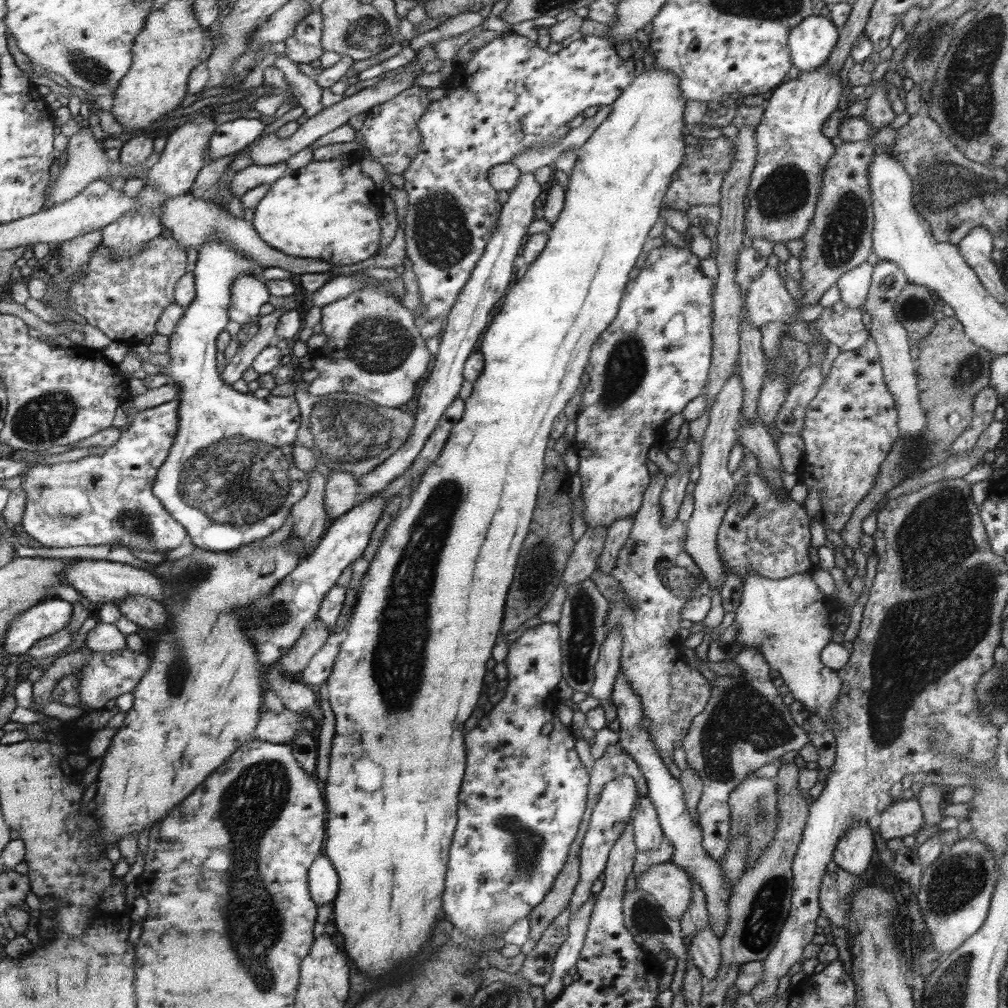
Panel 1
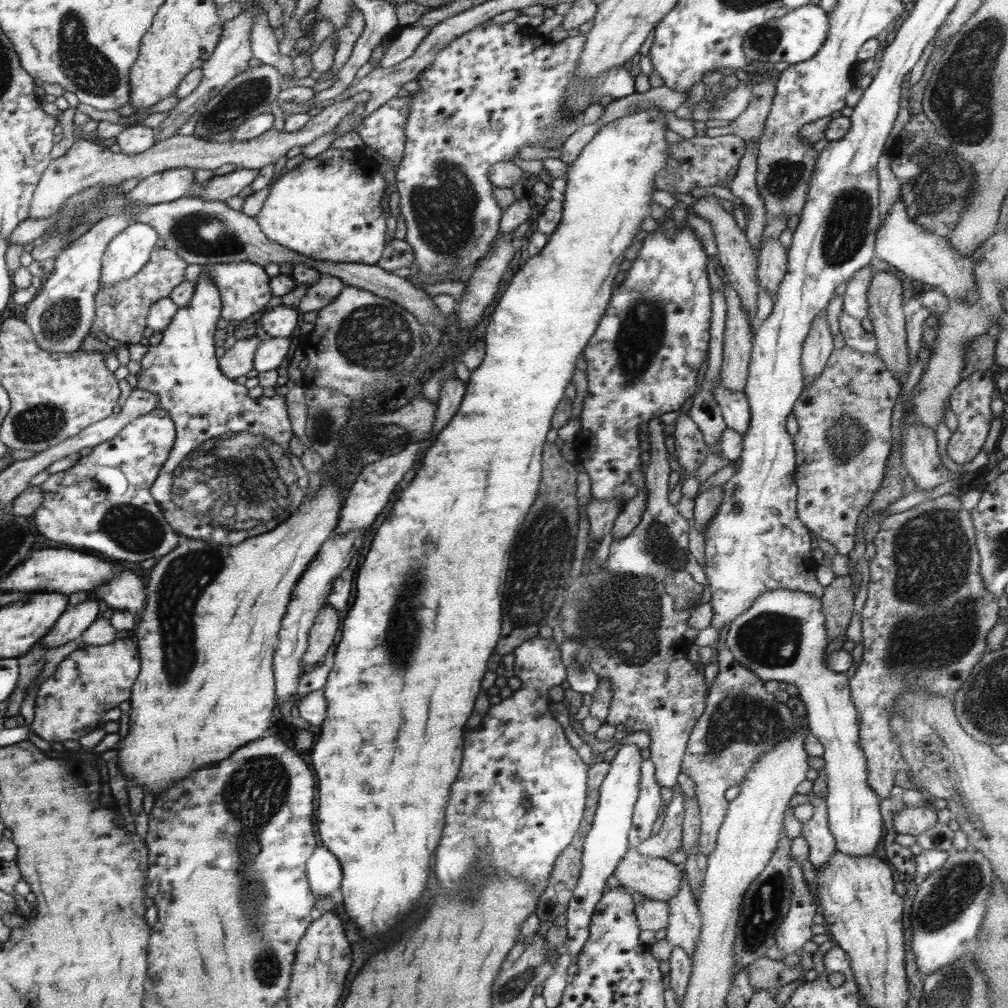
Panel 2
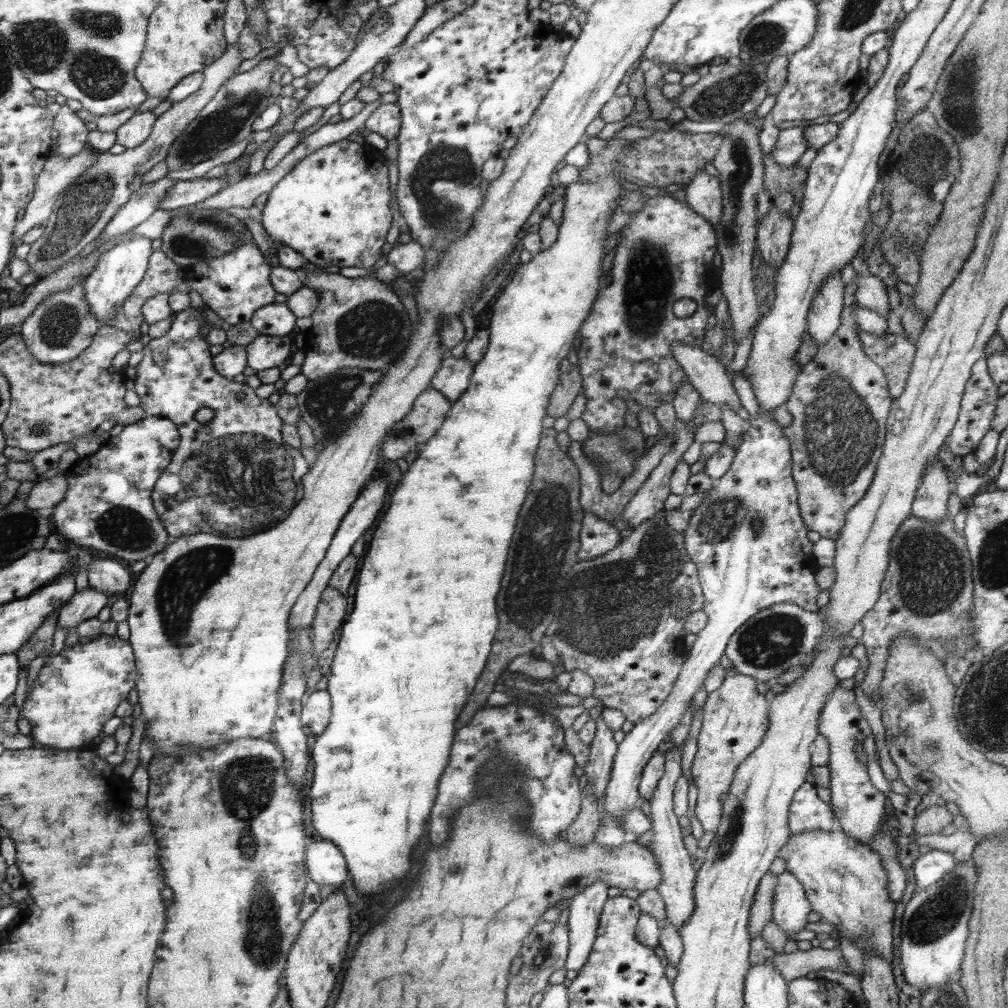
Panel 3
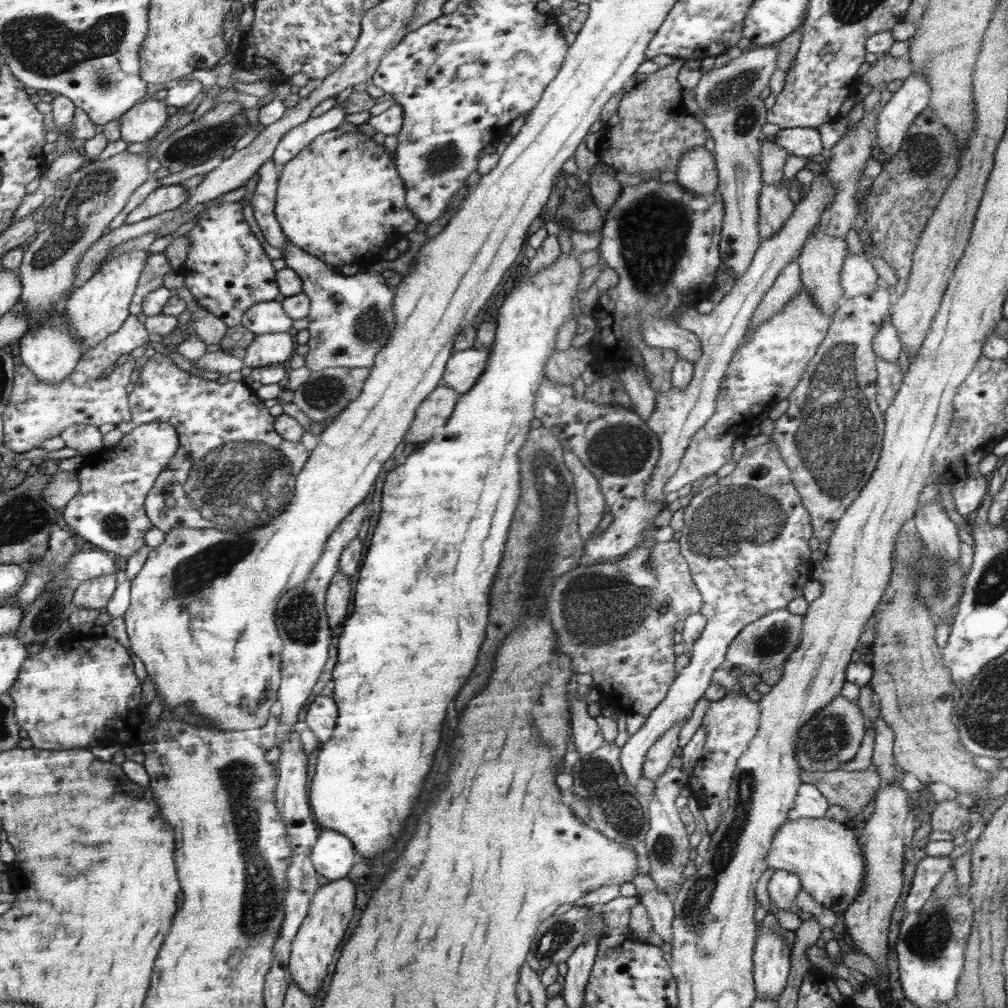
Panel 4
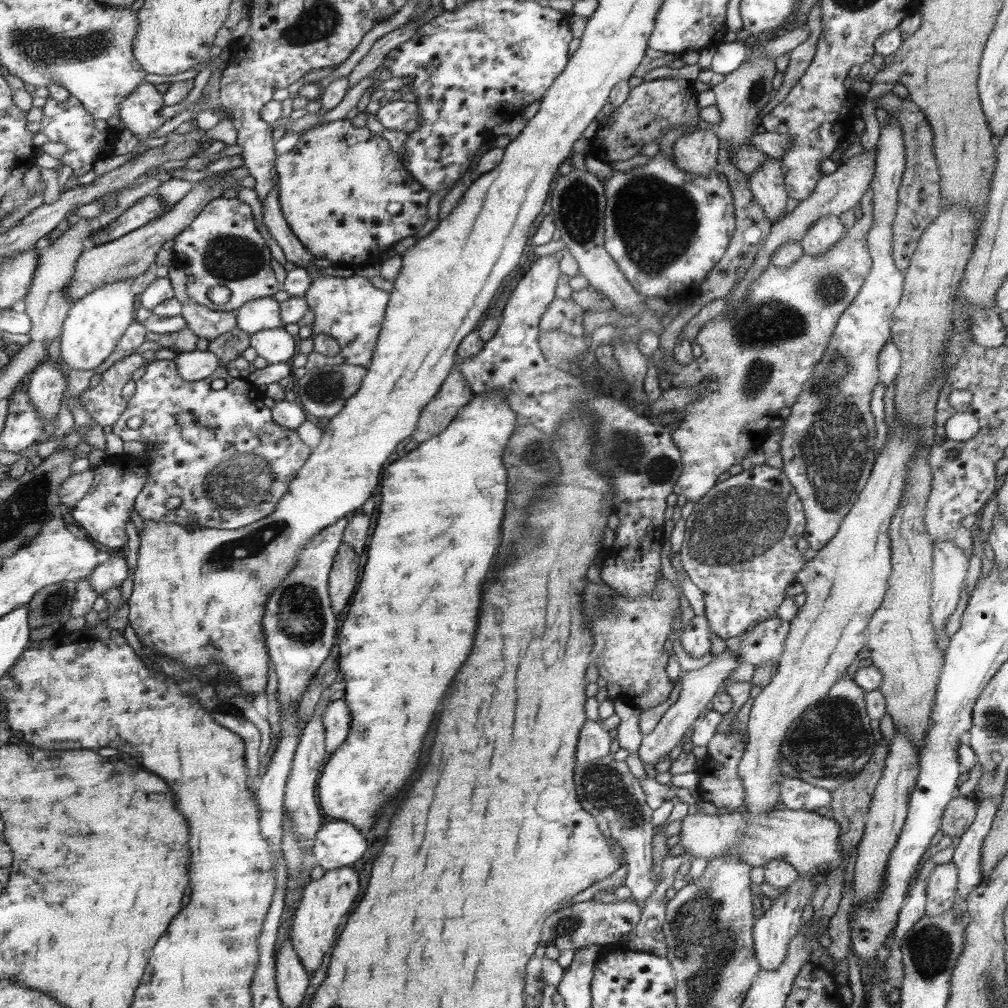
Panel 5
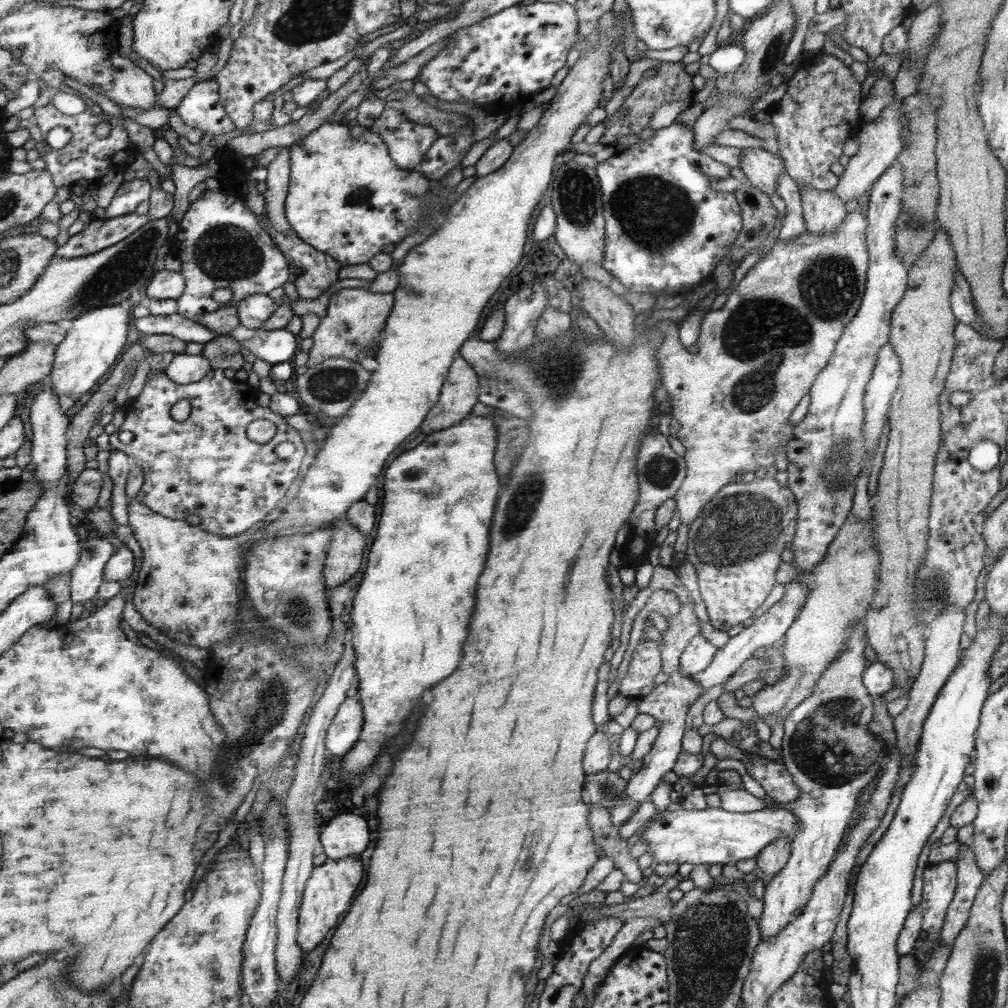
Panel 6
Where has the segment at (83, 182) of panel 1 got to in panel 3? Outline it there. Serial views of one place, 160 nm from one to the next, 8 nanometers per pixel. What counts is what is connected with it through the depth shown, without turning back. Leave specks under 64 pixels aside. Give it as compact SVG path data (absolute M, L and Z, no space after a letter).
M88 145L78 154L71 156L70 158L64 158L60 155L54 155L49 158L48 162L45 163L44 170L37 176L34 198L26 205L22 220L17 224L17 228L14 231L15 240L17 238L22 238L28 230L38 228L53 216L55 200L59 197L59 194L62 194L63 189L69 184L72 184L76 178L82 176L82 174L84 174L84 172L86 172L99 159L100 153L102 152Z

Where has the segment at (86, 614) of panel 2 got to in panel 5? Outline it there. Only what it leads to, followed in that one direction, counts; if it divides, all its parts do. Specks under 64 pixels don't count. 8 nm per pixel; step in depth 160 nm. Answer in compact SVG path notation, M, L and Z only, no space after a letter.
M121 553L114 556L109 555L89 576L89 583L98 592L98 596L102 596L107 590L118 588L128 575L125 556Z

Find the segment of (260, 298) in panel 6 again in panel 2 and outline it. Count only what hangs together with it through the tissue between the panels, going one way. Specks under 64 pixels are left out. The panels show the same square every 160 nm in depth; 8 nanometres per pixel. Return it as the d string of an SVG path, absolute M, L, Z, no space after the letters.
M281 304L268 308L258 321L258 327L267 337L287 338L298 327L298 318L300 314L295 307Z

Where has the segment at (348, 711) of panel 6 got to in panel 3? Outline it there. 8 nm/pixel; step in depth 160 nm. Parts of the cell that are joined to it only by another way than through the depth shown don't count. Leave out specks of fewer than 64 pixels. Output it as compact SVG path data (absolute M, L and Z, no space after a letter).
M327 689L305 696L301 705L301 721L312 734L321 735L327 729L331 716L331 696Z

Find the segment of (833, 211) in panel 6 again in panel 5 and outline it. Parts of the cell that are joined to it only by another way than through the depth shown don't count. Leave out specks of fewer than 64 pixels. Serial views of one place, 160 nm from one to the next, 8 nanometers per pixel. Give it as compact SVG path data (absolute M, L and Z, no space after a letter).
M830 215L813 222L801 240L803 252L816 256L828 252L839 240L847 235L847 228L842 225L838 216Z

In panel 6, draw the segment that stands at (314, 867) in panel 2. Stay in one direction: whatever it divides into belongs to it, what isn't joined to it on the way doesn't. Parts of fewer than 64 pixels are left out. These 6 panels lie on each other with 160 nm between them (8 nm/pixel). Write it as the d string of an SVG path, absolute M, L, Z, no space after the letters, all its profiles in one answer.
M352 812L339 813L328 826L322 828L320 841L328 859L341 860L360 854L368 848L368 824L362 816Z

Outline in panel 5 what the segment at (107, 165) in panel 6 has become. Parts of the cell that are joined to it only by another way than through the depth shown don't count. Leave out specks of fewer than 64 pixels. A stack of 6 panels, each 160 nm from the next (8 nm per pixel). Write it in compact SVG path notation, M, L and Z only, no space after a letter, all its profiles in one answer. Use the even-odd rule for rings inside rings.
M69 95L66 100L58 102L50 96L46 98L46 104L42 107L43 116L41 129L50 142L61 142L68 146L67 154L61 160L64 165L71 166L74 175L82 176L94 167L97 160L109 156L112 151L113 141L117 133L113 133L111 128L97 130L94 124L94 118L83 106L80 100L75 96ZM96 156L96 157L95 157Z

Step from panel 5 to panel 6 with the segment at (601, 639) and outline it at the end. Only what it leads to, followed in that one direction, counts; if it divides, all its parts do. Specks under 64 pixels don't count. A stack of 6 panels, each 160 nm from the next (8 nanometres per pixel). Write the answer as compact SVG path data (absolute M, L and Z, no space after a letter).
M647 617L644 622L644 635L632 652L627 675L619 683L619 694L629 698L641 699L648 696L657 687L654 676L660 674L660 666L664 666L658 643L646 636L646 630L651 627L654 627L654 621Z

